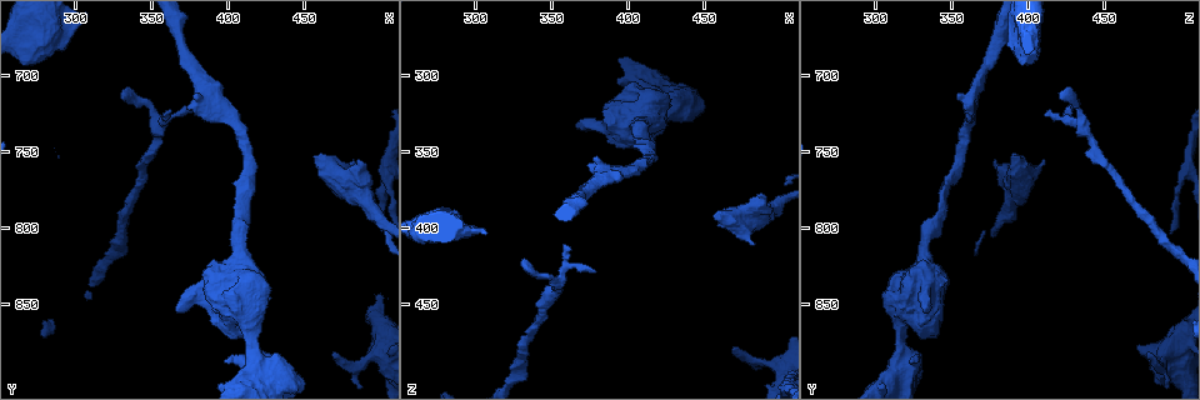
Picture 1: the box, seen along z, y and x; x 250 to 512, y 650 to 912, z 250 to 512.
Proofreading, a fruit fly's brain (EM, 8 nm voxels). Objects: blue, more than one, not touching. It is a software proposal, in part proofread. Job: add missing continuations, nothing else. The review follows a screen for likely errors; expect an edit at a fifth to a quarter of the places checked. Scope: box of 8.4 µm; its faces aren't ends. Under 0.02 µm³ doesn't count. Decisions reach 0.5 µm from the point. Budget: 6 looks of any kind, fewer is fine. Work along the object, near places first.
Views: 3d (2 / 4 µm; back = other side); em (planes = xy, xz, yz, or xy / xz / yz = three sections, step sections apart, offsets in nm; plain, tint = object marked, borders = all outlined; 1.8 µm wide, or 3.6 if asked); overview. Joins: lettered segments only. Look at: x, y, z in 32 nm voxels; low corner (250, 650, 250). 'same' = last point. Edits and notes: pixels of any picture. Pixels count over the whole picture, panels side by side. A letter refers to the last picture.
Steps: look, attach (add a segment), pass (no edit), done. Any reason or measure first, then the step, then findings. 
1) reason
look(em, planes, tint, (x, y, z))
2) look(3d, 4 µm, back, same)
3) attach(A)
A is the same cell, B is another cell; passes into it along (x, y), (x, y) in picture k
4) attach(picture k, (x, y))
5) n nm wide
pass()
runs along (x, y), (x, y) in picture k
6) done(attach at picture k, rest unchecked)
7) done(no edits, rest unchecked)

an open end
look(em, planes, borders, (358, 724, 410))

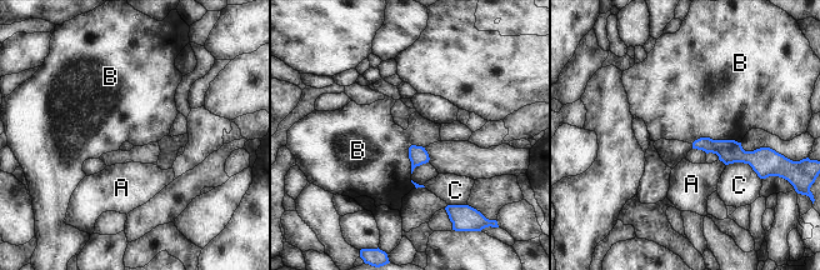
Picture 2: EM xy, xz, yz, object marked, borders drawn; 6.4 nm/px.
B touches over 320 nm
pass()
A, B and C are other cells; no lettered segment goes on from it

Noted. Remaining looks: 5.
thick end
look(em, planes, borders, (458, 754, 390))

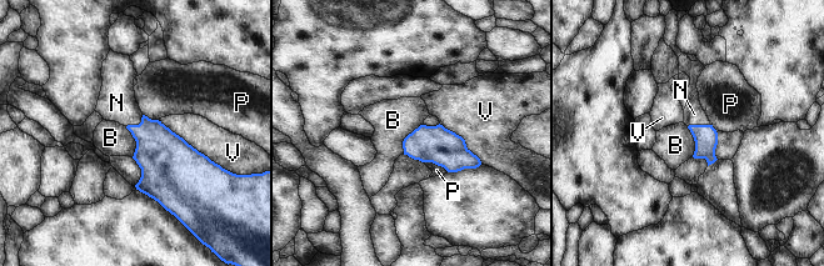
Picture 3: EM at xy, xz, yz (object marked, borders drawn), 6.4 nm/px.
attach(N)
N is the same cell, B, P and V are other cells; passes into it along (705, 136), (698, 125), (694, 114) in picture 3; the neuron continues

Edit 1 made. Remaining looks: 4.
done(attach at picture 3, rest unchecked)

